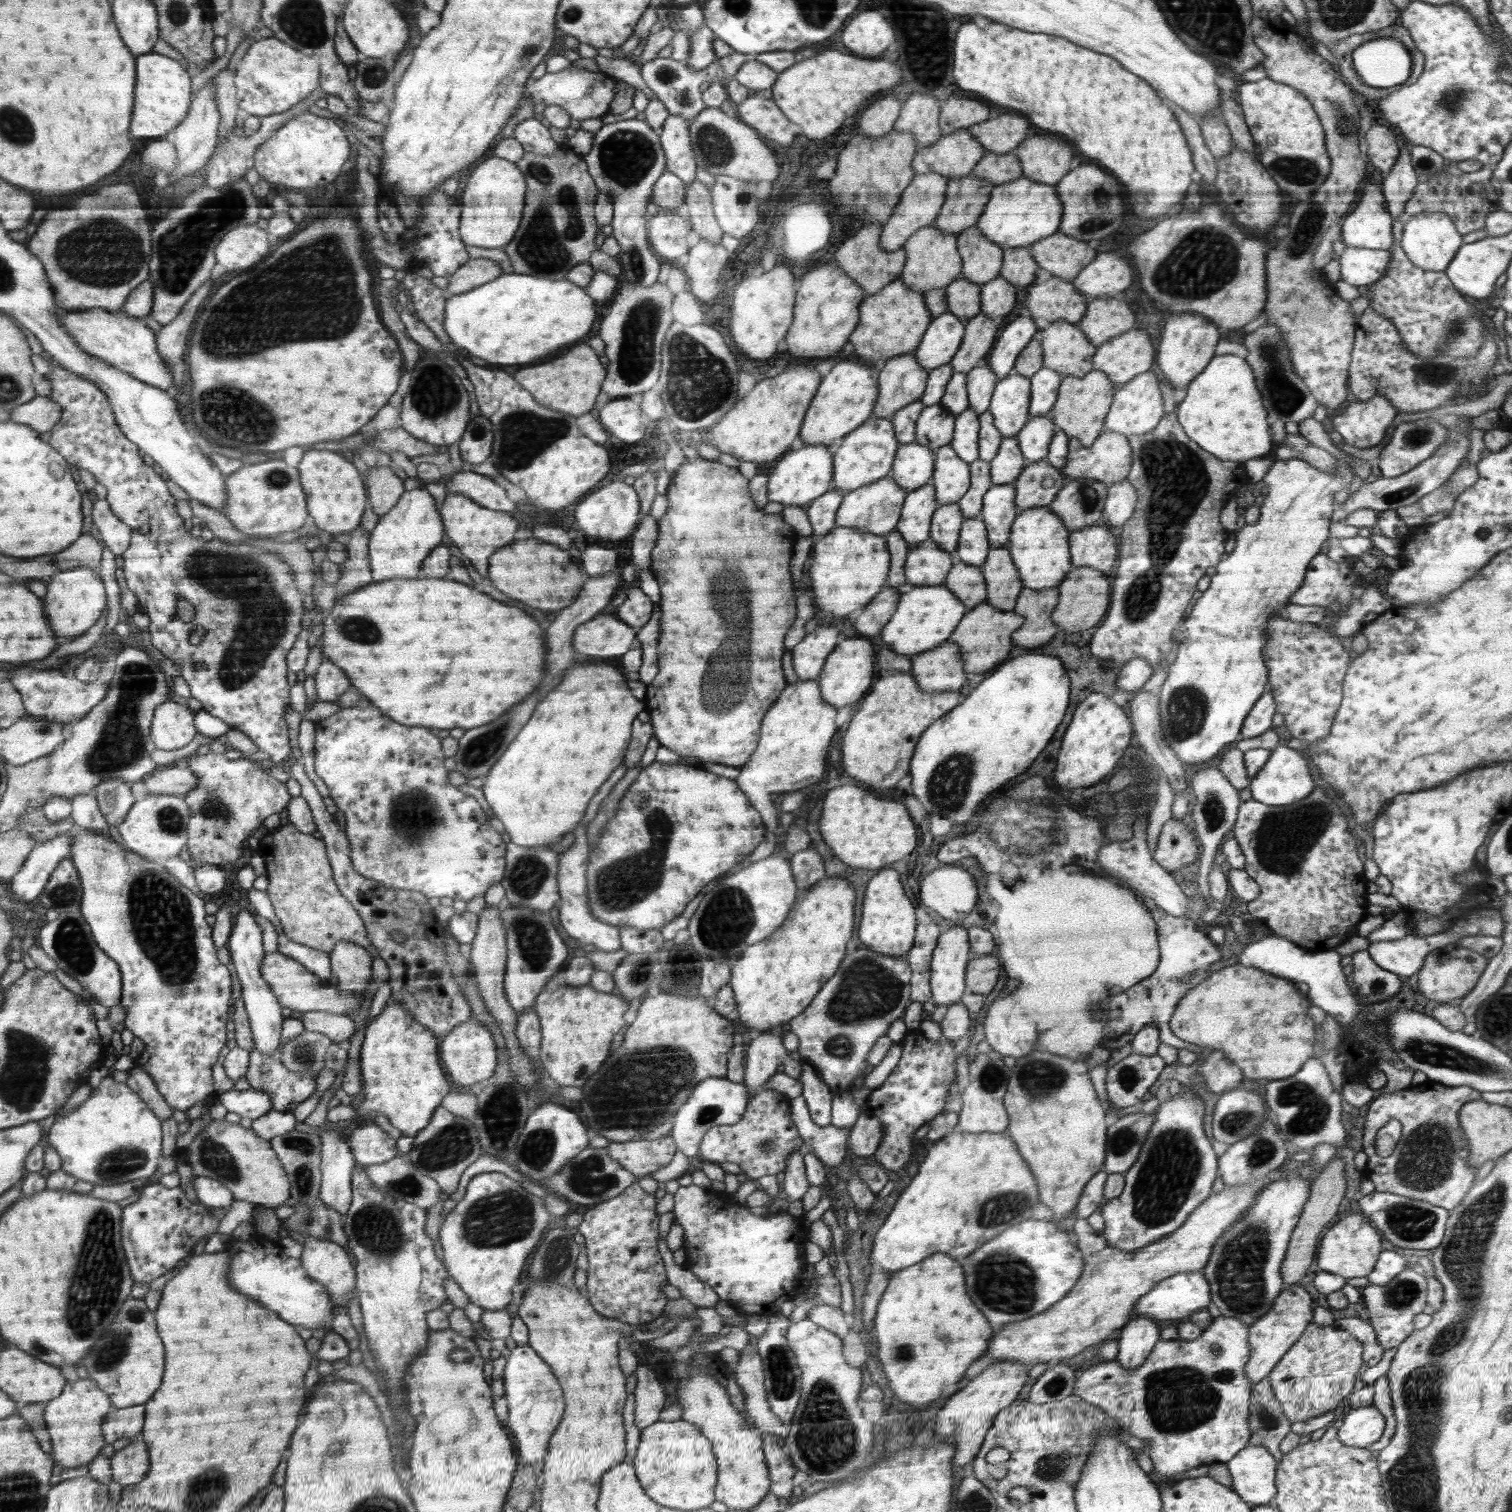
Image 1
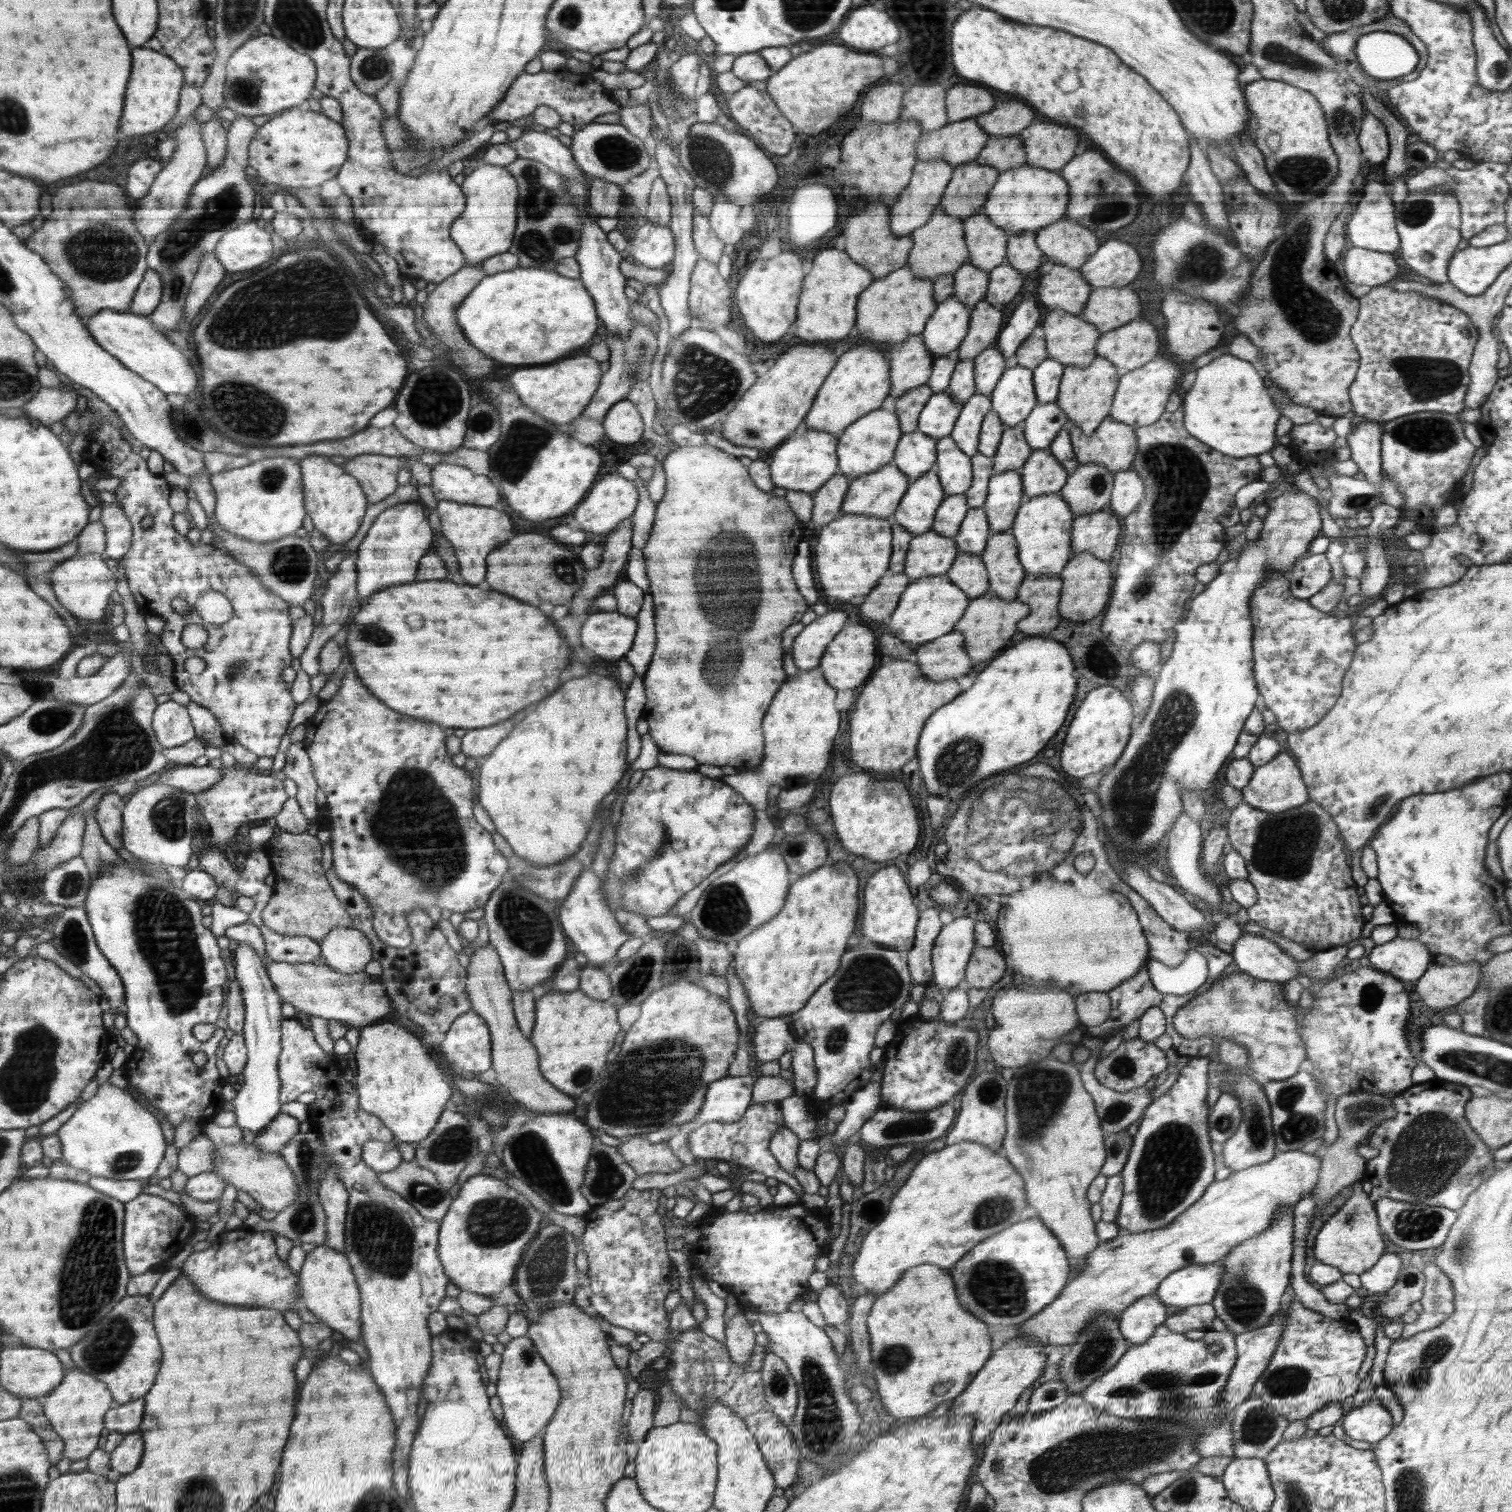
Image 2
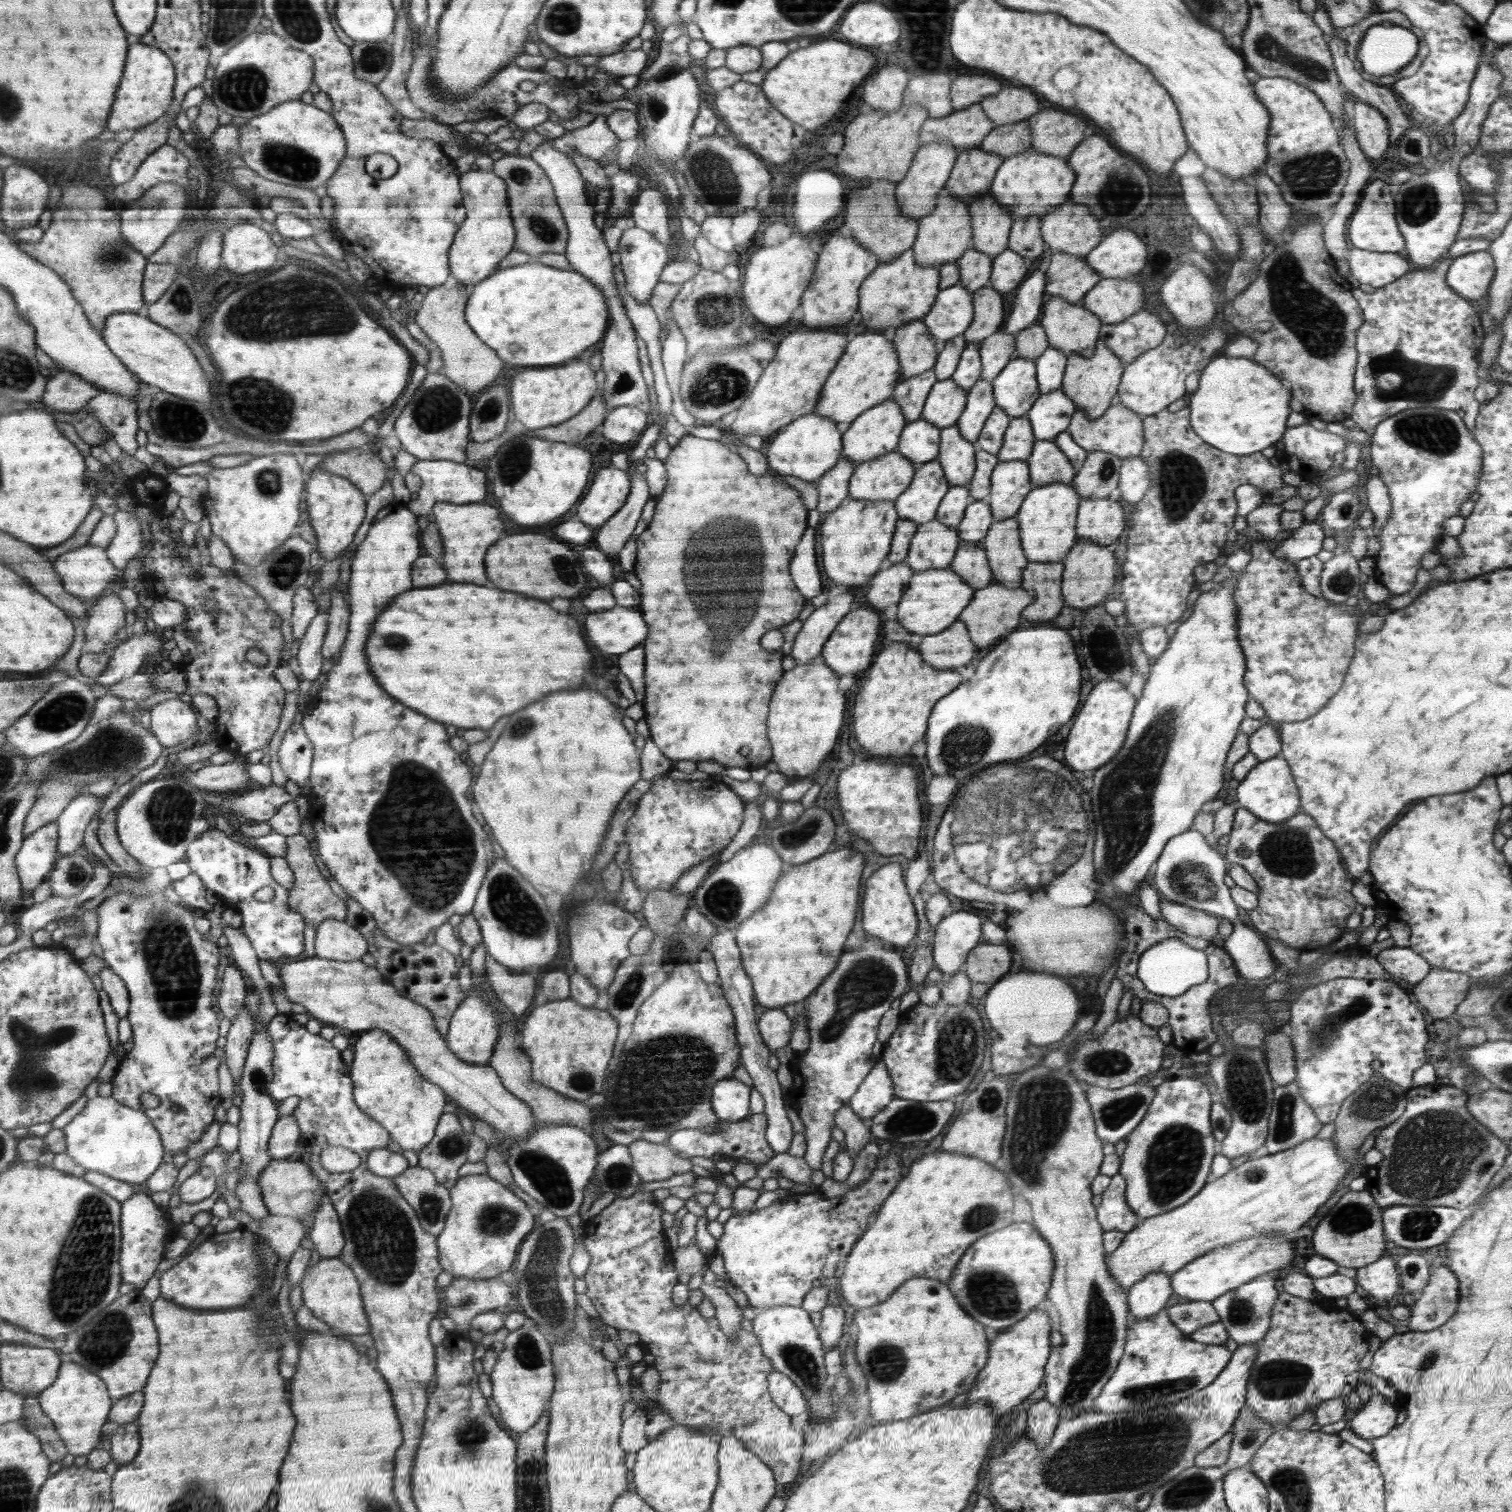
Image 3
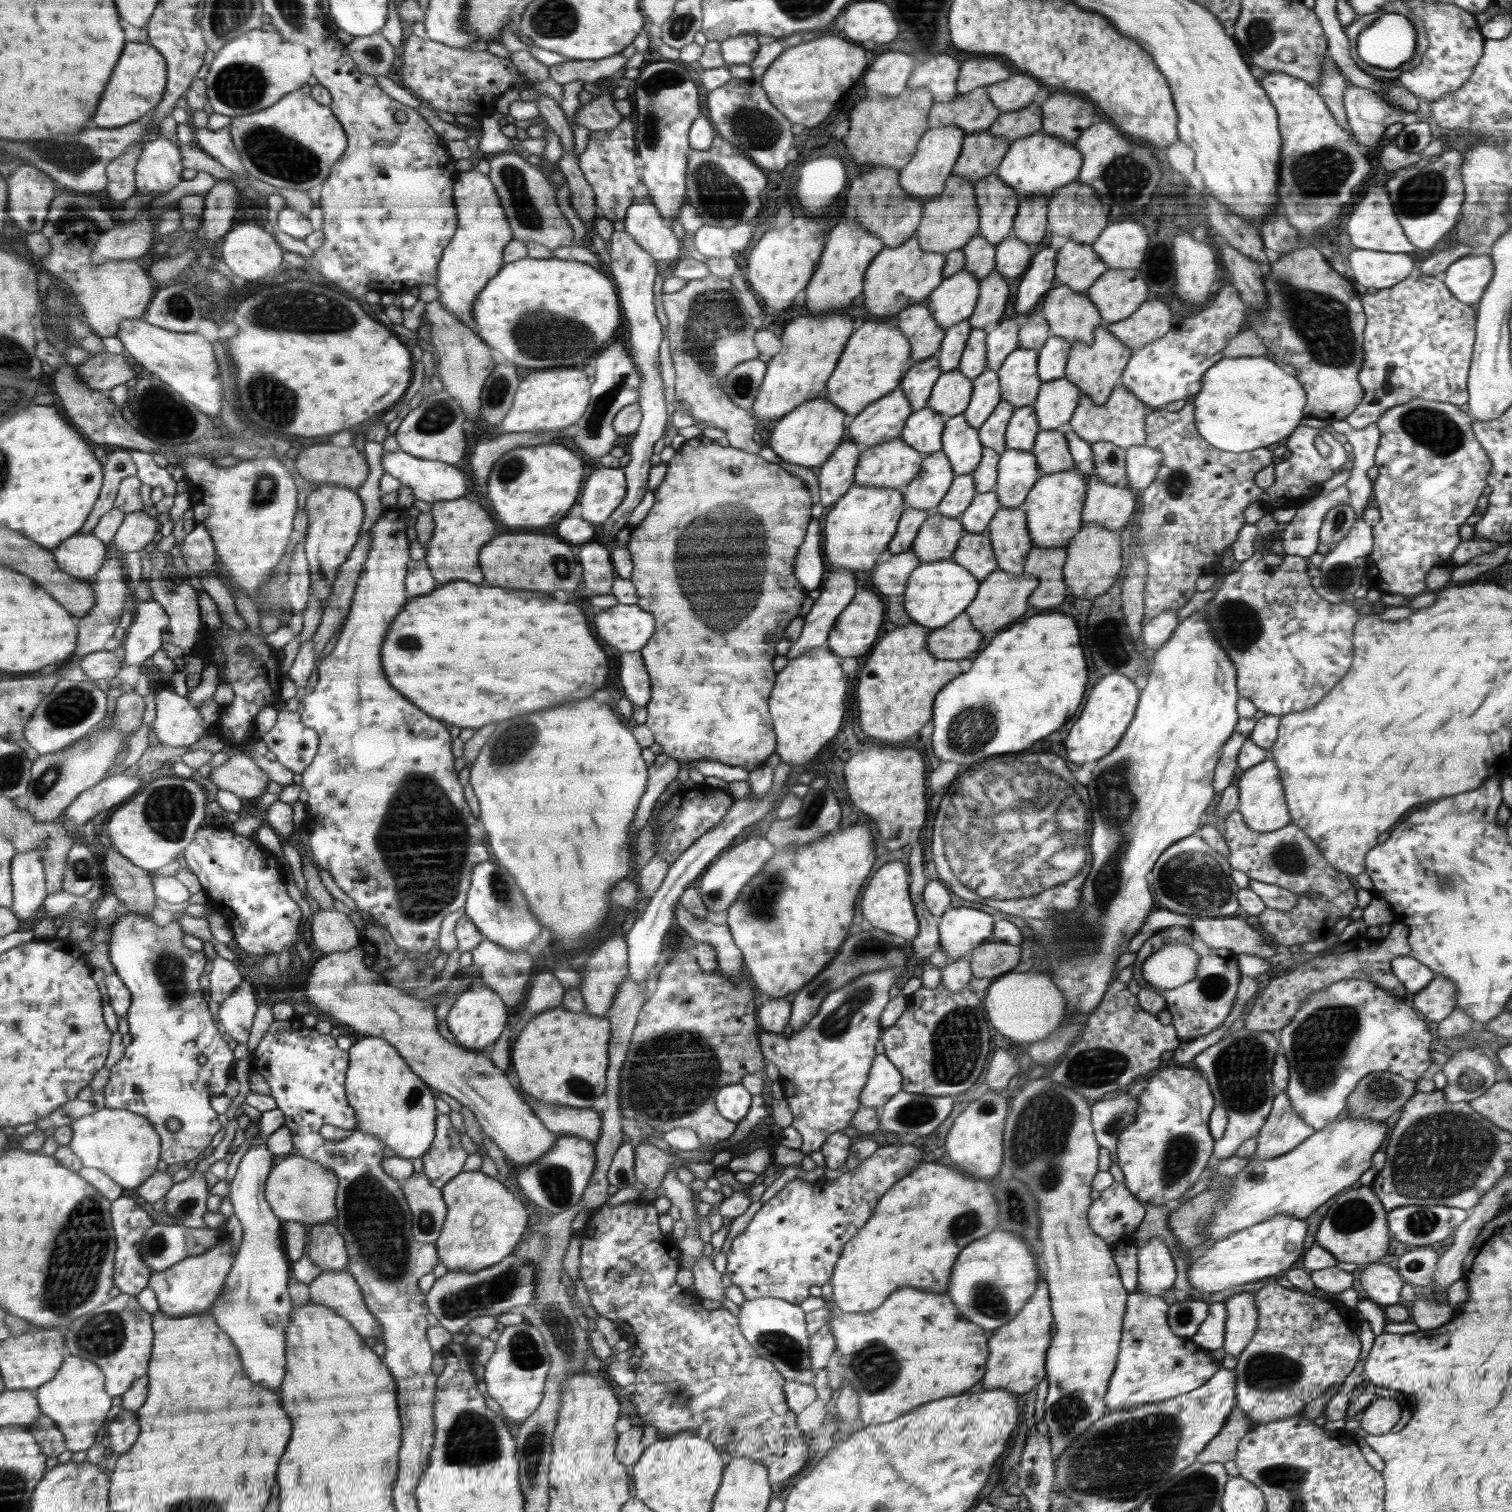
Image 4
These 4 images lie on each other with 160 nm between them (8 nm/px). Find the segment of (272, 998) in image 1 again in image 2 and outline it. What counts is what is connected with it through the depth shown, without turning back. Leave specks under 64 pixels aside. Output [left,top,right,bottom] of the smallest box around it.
[231,941,282,1134]

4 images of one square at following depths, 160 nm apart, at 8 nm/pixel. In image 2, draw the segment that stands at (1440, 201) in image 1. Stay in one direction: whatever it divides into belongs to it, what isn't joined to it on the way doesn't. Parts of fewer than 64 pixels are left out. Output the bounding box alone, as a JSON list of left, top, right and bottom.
[1405,162,1511,239]

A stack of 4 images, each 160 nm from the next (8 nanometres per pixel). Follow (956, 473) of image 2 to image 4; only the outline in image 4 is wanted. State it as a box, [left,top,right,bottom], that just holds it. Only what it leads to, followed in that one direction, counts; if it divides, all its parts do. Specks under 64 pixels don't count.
[941,414,984,474]

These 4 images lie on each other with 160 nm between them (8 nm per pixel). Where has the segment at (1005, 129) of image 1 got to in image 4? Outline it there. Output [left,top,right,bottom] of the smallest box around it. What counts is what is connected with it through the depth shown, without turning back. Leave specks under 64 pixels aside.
[986,72,1040,114]

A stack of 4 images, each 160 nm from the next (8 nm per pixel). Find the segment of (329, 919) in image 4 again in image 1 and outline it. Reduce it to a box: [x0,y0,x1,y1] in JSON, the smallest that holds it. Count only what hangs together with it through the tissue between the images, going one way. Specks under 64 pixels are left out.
[329,940,372,992]

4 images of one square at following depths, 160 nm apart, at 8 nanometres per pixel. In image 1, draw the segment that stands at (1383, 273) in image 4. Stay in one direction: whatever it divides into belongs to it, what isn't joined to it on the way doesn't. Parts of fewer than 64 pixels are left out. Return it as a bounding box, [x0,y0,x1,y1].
[1338,247,1390,286]

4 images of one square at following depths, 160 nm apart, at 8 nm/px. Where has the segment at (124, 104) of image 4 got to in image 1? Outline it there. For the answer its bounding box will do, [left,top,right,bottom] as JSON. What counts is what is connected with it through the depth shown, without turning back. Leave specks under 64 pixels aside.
[134,53,190,138]

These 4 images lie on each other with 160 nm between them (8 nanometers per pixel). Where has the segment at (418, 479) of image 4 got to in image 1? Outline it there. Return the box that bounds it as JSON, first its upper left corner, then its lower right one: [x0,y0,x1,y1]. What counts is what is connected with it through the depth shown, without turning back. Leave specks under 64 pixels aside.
[447,468,516,514]

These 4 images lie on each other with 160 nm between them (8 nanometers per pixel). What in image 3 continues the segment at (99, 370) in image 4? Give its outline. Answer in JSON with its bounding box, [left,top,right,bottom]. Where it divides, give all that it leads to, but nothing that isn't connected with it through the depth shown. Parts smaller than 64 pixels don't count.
[41,371,102,414]

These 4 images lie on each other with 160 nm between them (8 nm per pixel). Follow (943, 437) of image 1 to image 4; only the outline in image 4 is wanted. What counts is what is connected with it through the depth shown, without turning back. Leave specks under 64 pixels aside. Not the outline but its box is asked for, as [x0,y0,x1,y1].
[929,368,973,419]

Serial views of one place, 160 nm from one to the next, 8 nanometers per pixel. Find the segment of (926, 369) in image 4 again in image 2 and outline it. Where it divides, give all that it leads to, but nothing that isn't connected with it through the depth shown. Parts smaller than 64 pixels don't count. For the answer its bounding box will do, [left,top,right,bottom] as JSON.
[894,384,933,434]

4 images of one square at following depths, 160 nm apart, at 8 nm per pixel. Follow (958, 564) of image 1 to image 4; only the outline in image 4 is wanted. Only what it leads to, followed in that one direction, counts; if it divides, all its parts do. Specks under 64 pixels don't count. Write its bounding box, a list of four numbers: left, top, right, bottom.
[953,533,998,581]

